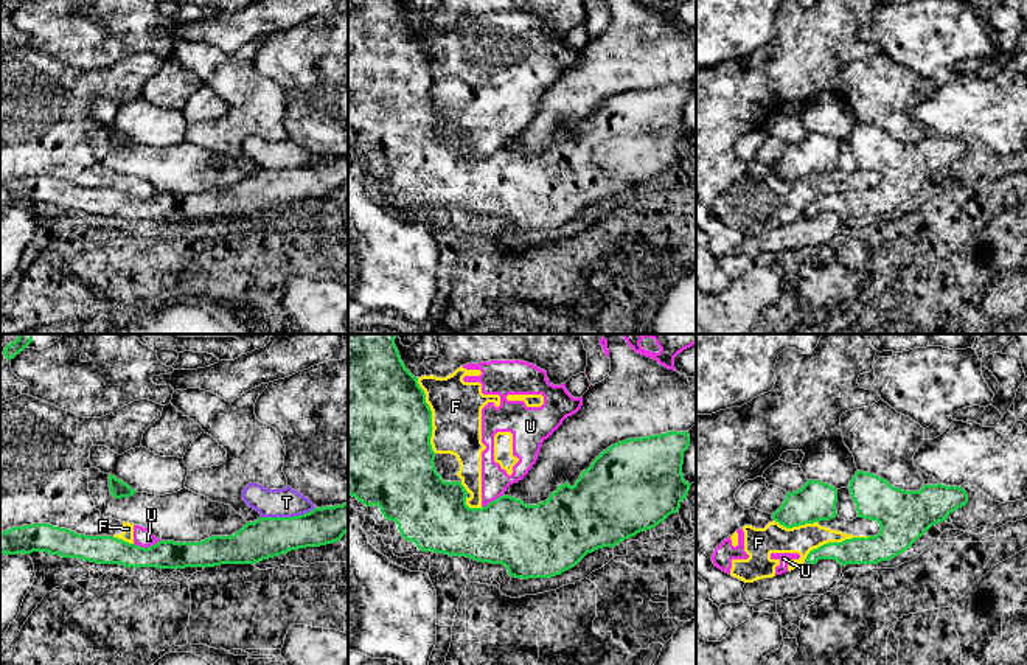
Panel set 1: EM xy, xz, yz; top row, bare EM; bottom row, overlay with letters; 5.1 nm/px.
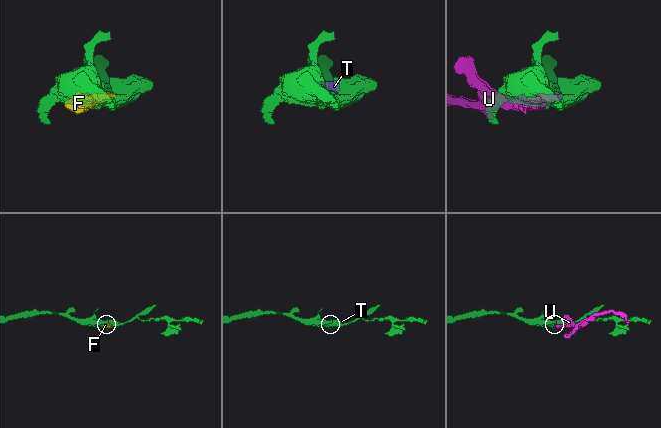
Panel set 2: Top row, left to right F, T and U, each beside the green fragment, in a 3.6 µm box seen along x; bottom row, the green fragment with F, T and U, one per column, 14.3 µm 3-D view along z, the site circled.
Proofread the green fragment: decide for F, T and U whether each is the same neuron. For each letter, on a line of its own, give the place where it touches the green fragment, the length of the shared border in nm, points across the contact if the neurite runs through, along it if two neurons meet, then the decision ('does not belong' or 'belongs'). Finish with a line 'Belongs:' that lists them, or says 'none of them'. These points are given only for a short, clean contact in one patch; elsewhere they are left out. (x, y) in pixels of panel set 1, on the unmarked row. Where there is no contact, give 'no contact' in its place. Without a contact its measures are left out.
F: meets green in xz at (431, 67); contact 400 nm long; does not belong
T: meets green in xy at (288, 170); contact 280 nm long; border along xy (314, 159), (292, 168), (261, 170); does not belong
U: meets green in xy at (148, 199); contact 140 nm long; does not belong
Belongs: none of them

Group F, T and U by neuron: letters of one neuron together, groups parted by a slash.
F U / T

